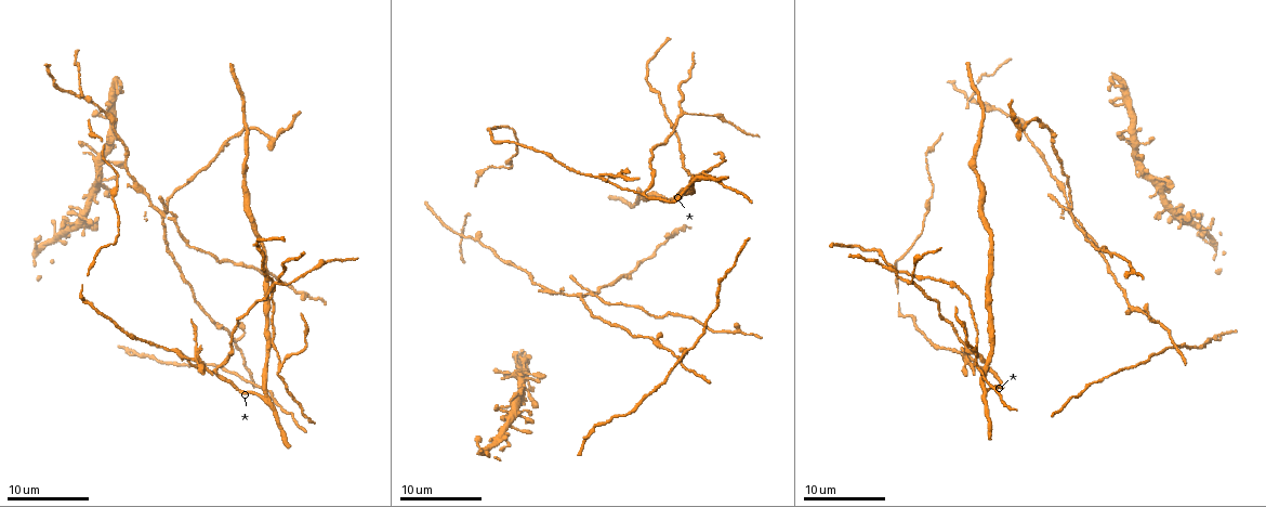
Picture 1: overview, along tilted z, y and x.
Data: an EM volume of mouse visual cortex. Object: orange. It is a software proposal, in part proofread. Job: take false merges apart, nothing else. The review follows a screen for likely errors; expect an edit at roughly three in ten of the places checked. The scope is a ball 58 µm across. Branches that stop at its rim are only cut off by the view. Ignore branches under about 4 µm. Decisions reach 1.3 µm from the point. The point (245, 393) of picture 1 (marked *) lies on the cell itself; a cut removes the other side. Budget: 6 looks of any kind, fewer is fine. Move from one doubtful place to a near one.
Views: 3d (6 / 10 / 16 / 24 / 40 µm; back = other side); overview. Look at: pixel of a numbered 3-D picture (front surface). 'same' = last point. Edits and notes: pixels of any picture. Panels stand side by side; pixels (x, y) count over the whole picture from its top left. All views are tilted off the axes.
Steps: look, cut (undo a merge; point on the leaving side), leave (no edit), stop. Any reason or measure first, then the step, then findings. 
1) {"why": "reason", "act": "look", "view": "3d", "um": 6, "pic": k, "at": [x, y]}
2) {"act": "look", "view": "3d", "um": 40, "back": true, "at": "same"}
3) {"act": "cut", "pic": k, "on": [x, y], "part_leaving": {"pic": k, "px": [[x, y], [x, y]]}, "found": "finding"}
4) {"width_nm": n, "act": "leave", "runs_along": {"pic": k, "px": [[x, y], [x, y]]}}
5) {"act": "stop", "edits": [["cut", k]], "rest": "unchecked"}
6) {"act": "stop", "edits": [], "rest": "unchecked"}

{"why": "arms part here", "act": "look", "view": "3d", "um": 6, "pic": 1, "at": [284, 362]}

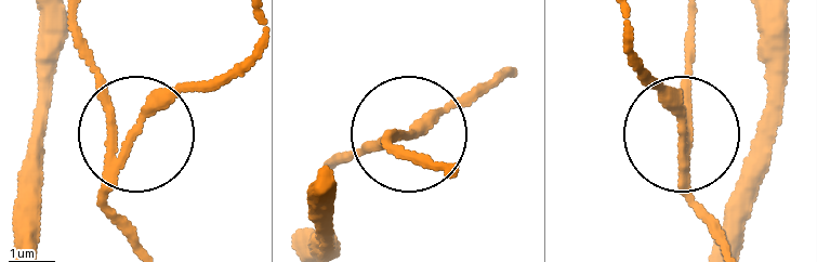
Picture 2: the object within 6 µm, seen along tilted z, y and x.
{"act": "look", "view": "3d", "um": 6, "back": true, "pic": 2, "at": [403, 137]}

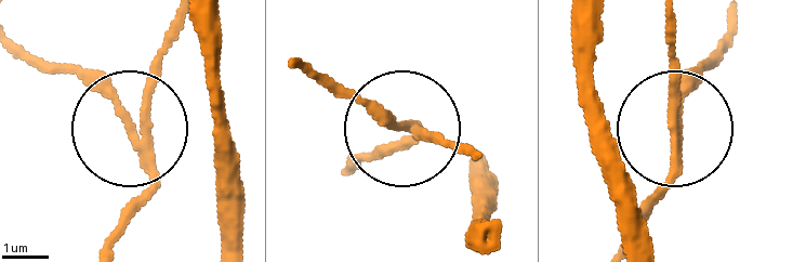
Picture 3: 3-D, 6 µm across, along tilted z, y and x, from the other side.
{"arms": 3, "act": "cut", "pic": 3, "on": [110, 90], "part_leaving": {"pic": 3, "px": [[140, 142], [107, 99], [20, 49]]}, "found": "a second cell is stuck on"}

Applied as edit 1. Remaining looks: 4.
{"why": "looks like a crossing", "act": "look", "view": "3d", "um": 16, "pic": 1, "at": [579, 293]}

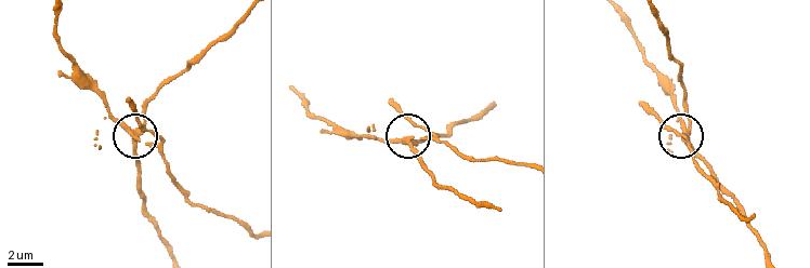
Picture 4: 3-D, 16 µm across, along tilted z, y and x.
{"act": "look", "view": "3d", "um": 6, "pic": 4, "at": [133, 136]}

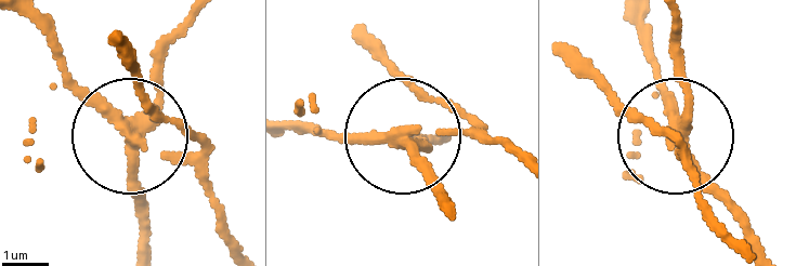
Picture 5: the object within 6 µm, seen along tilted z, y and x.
{"arms": 4, "act": "cut", "pic": 5, "on": [191, 158], "found": "a second cell is stuck on"}

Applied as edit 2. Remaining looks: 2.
{"act": "look", "view": "overview"}

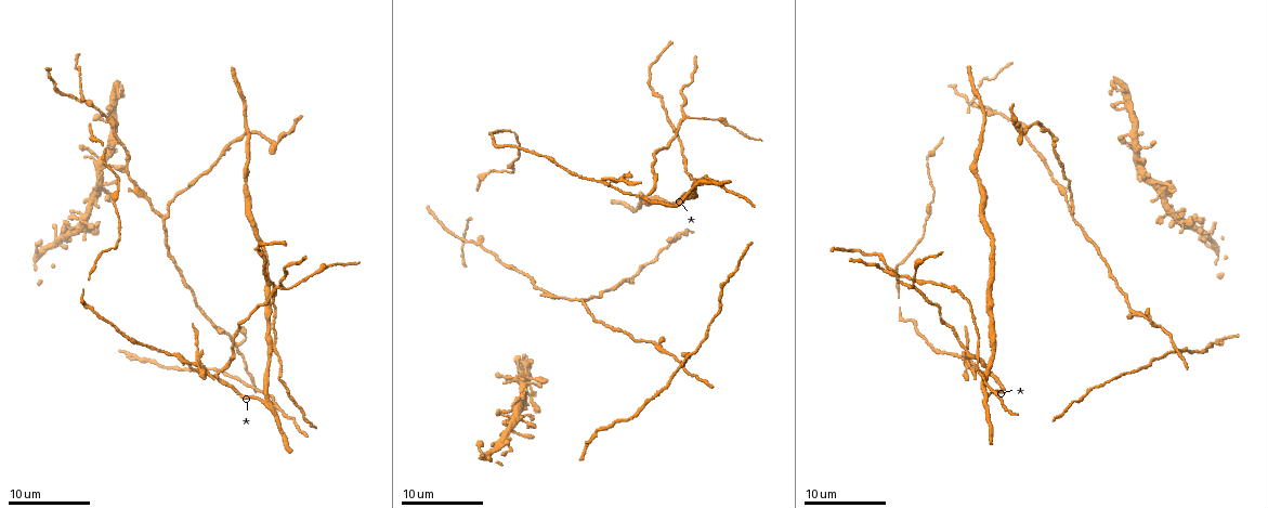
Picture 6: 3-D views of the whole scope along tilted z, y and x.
{"why": "three arms meet", "act": "look", "view": "3d", "um": 10, "pic": 6, "at": [604, 180]}

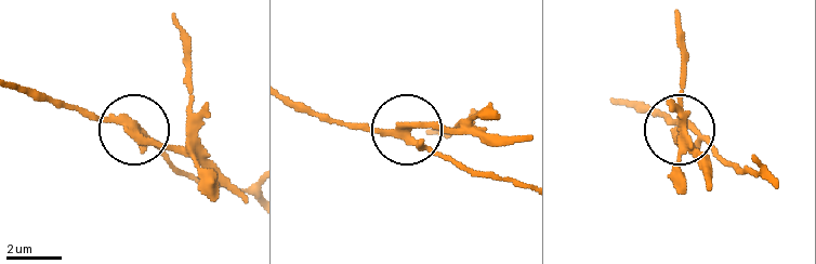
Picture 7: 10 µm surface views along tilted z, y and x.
{"width_nm": 210, "act": "cut", "pic": 7, "on": [444, 126], "found": "two cells meet here"}

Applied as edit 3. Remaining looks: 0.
{"act": "stop", "edits": [["cut", 3], ["cut", 5], ["cut", 7]], "rest": "unchecked"}

